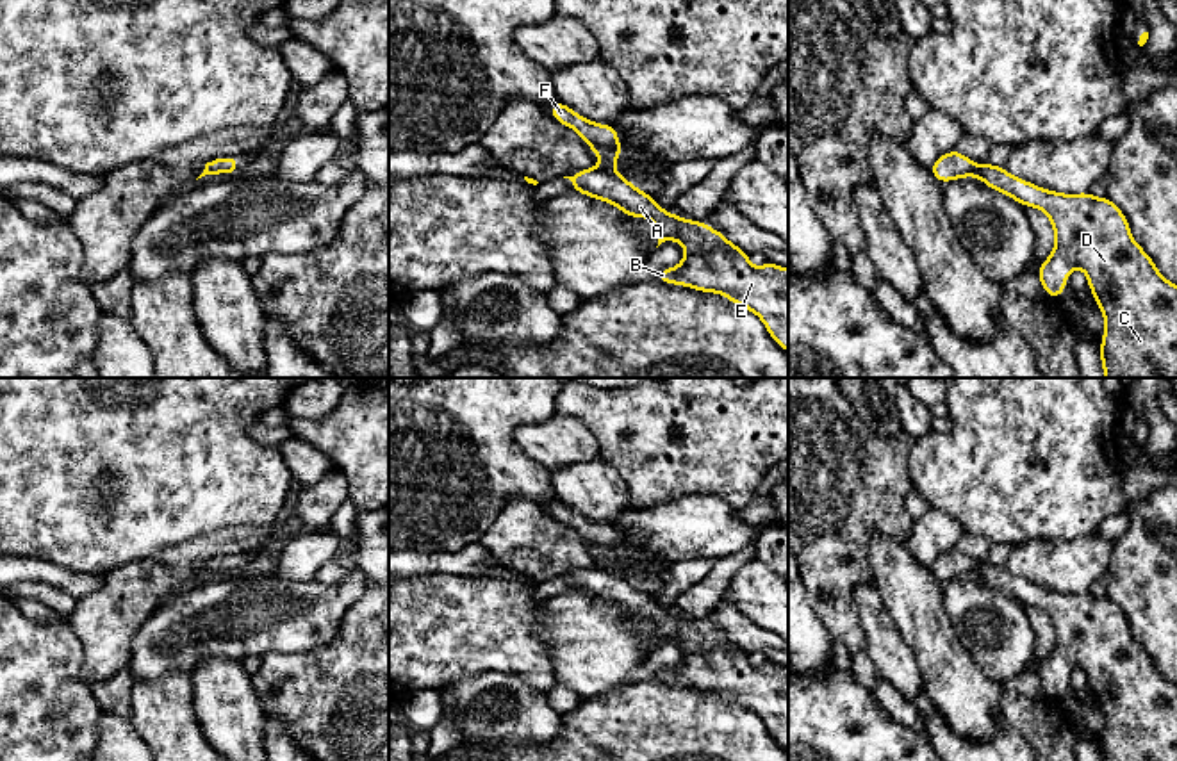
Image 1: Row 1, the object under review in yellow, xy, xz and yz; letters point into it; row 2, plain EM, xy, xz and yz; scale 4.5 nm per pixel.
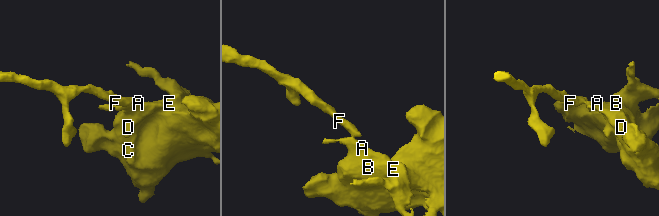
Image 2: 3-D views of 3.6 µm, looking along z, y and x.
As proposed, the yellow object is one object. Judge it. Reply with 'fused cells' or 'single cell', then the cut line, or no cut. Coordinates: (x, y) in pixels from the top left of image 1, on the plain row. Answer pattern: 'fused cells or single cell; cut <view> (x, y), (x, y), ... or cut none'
fused cells; cut yz (979, 565), (974, 572)

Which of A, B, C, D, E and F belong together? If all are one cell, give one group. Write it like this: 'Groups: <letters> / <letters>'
Groups: A B C D E / F

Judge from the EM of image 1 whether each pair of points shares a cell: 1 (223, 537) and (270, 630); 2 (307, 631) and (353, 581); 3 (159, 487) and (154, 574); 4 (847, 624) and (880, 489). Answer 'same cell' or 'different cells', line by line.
1: different cells
2: same cell
3: different cells
4: same cell

